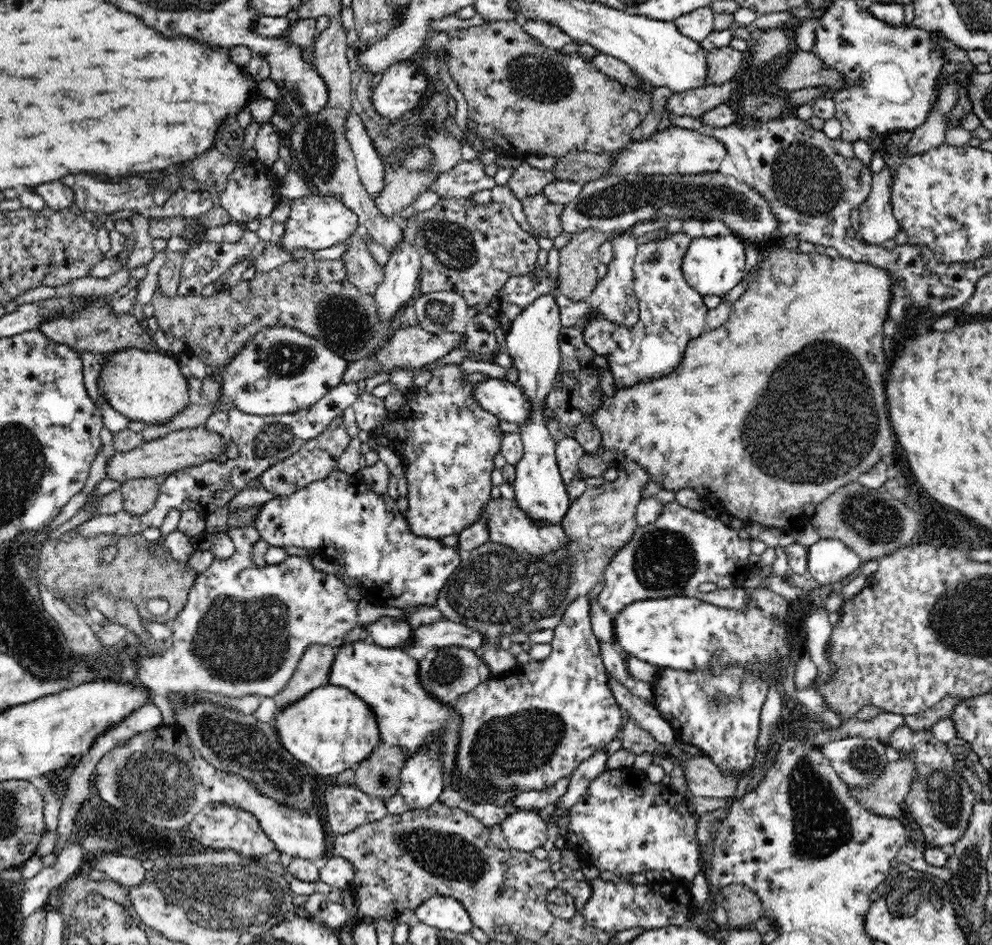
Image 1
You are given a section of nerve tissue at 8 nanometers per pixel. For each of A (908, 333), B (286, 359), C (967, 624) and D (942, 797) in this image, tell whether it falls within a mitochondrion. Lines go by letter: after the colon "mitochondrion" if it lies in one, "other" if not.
A: other
B: mitochondrion
C: mitochondrion
D: mitochondrion

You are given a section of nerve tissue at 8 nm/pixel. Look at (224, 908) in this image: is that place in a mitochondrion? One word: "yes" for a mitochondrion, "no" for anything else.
yes

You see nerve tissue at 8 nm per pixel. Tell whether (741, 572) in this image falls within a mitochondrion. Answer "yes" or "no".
no

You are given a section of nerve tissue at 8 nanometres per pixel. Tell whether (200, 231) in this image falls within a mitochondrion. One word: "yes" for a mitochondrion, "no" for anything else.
no

